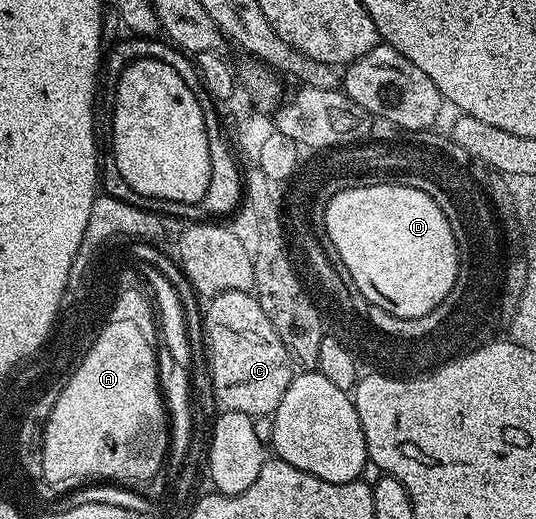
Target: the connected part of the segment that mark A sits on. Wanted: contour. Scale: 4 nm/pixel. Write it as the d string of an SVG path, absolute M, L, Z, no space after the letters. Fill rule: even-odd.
M127 293L123 299L119 300L116 312L111 312L106 316L106 320L100 328L100 333L96 341L88 349L88 353L81 359L80 364L71 373L68 382L54 407L50 411L48 421L44 424L44 446L42 447L42 478L43 484L64 485L67 481L80 483L83 477L94 477L90 479L107 479L112 483L132 483L128 481L148 481L151 477L156 477L160 473L160 468L164 469L169 451L169 415L166 412L165 400L161 392L161 374L156 373L156 343L158 347L158 325L154 320L153 307L145 306L145 299L137 296L137 293Z

